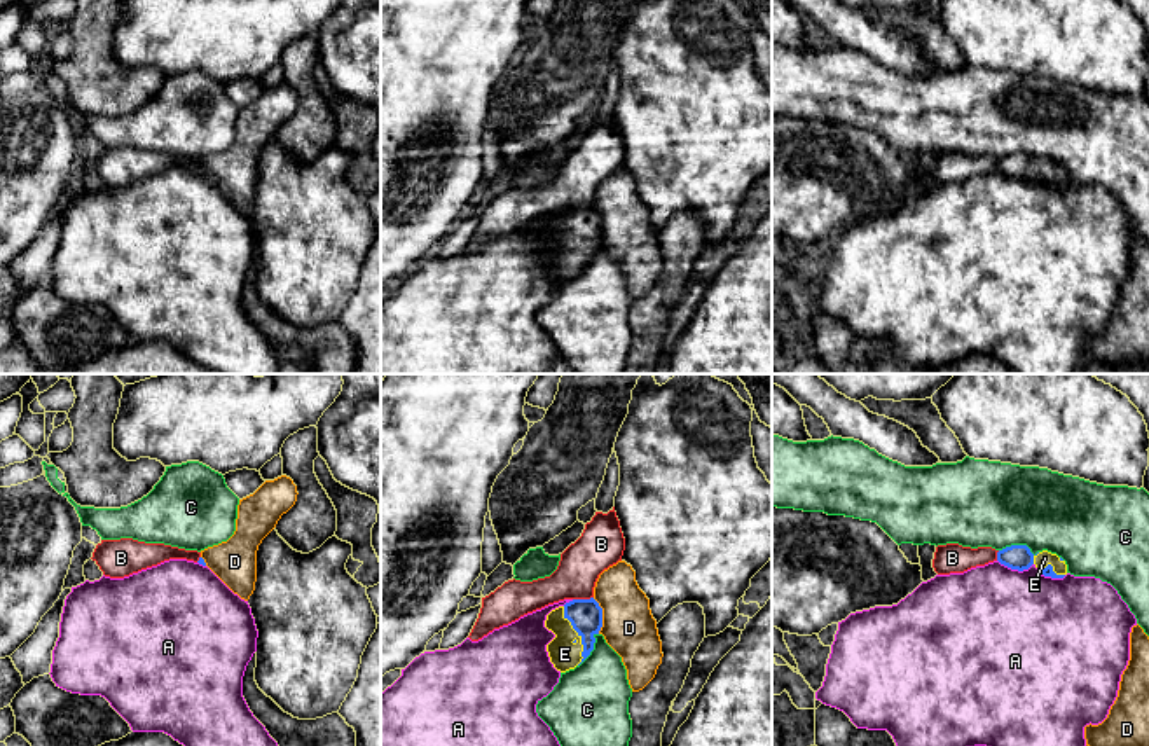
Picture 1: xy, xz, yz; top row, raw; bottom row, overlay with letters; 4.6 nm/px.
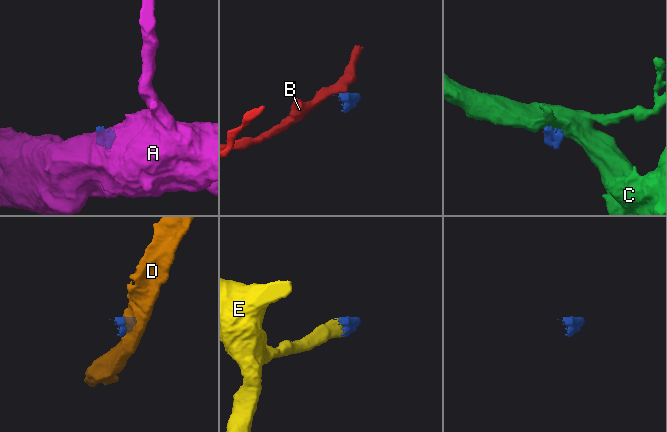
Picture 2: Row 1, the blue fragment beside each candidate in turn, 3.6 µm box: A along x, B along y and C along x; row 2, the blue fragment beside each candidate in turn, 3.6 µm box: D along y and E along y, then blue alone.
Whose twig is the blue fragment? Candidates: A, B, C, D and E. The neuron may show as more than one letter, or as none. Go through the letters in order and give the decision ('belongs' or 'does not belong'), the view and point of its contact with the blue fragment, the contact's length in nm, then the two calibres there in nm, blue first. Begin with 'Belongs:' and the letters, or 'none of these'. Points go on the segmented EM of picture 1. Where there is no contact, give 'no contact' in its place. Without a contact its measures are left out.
Belongs: E
A: does not belong; contact yz (1015, 568); length 170 nm; calibres 120 and 480 nm
B: does not belong; contact xz (582, 600); length 100 nm; calibres 160 and 200 nm
C: does not belong; contact yz (1018, 545); length 180 nm; calibres 120 and 400 nm
D: does not belong; contact xz (601, 615); length 170 nm; calibres 160 and 240 nm
E: belongs; contact xz (578, 635); length 280 nm; calibres 160 and 140 nm

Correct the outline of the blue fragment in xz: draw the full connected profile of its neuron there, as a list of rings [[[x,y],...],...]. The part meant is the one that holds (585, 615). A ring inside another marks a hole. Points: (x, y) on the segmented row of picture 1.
[[[573,599],[547,615],[545,627],[555,634],[547,645],[554,667],[561,673],[580,666],[594,650],[602,627],[602,608],[590,599]]]

